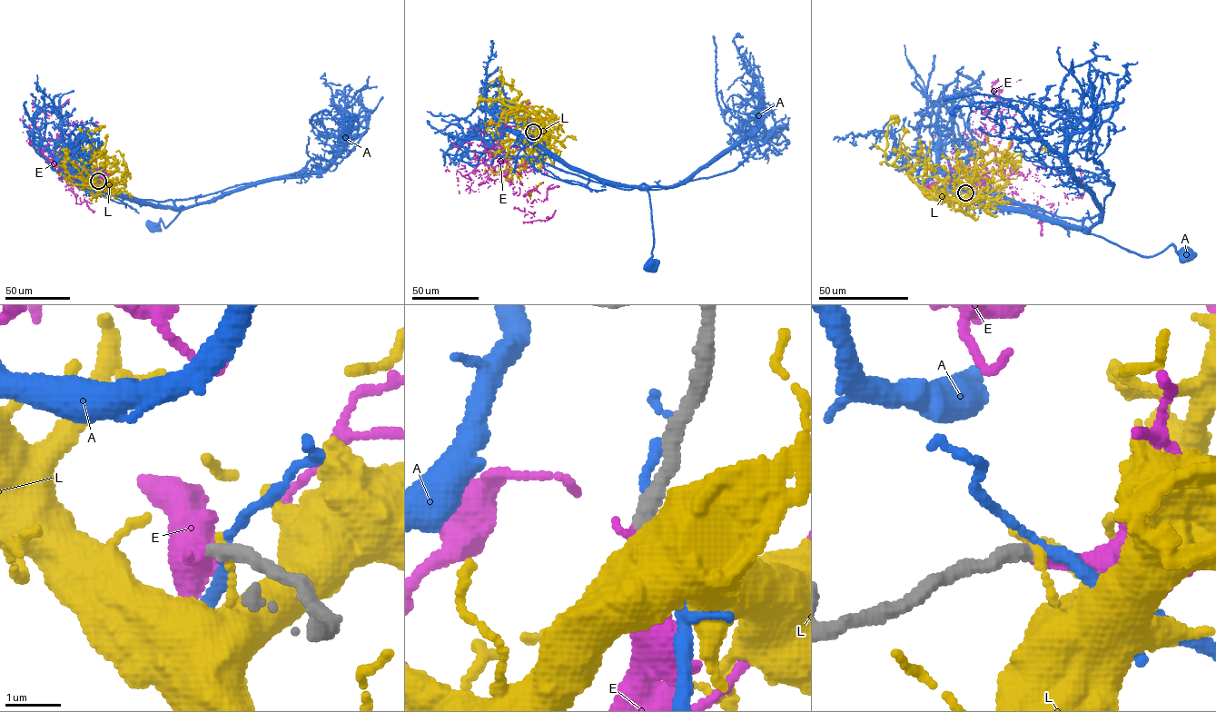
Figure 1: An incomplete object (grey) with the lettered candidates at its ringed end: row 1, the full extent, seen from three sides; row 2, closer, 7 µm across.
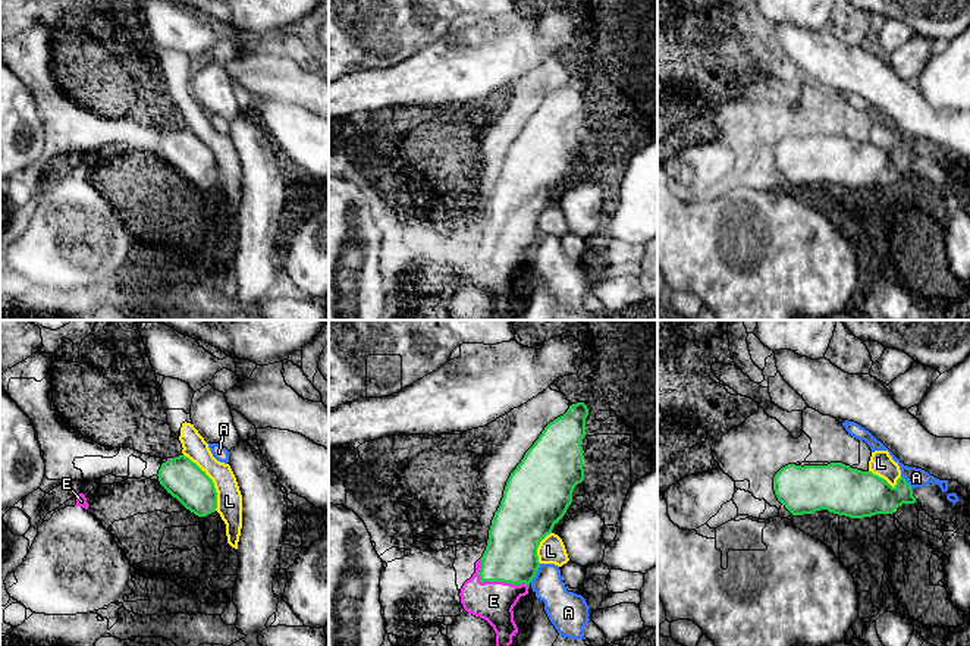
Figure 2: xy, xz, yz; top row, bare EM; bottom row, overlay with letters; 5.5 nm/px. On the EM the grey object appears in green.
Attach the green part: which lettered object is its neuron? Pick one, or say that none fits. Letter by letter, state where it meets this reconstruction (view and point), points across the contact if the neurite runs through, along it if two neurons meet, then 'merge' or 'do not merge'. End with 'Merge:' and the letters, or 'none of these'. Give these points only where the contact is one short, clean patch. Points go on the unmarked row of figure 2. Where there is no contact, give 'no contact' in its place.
A: xz (536, 244) | along xz (540, 235), (530, 253) | do not merge
E: xz (493, 251) | across xz (511, 228), (509, 235), (493, 251), (493, 272) | merge
L: xy (212, 153) | along xy (184, 125), (212, 151), (216, 163), (216, 181) | do not merge
Merge: E

